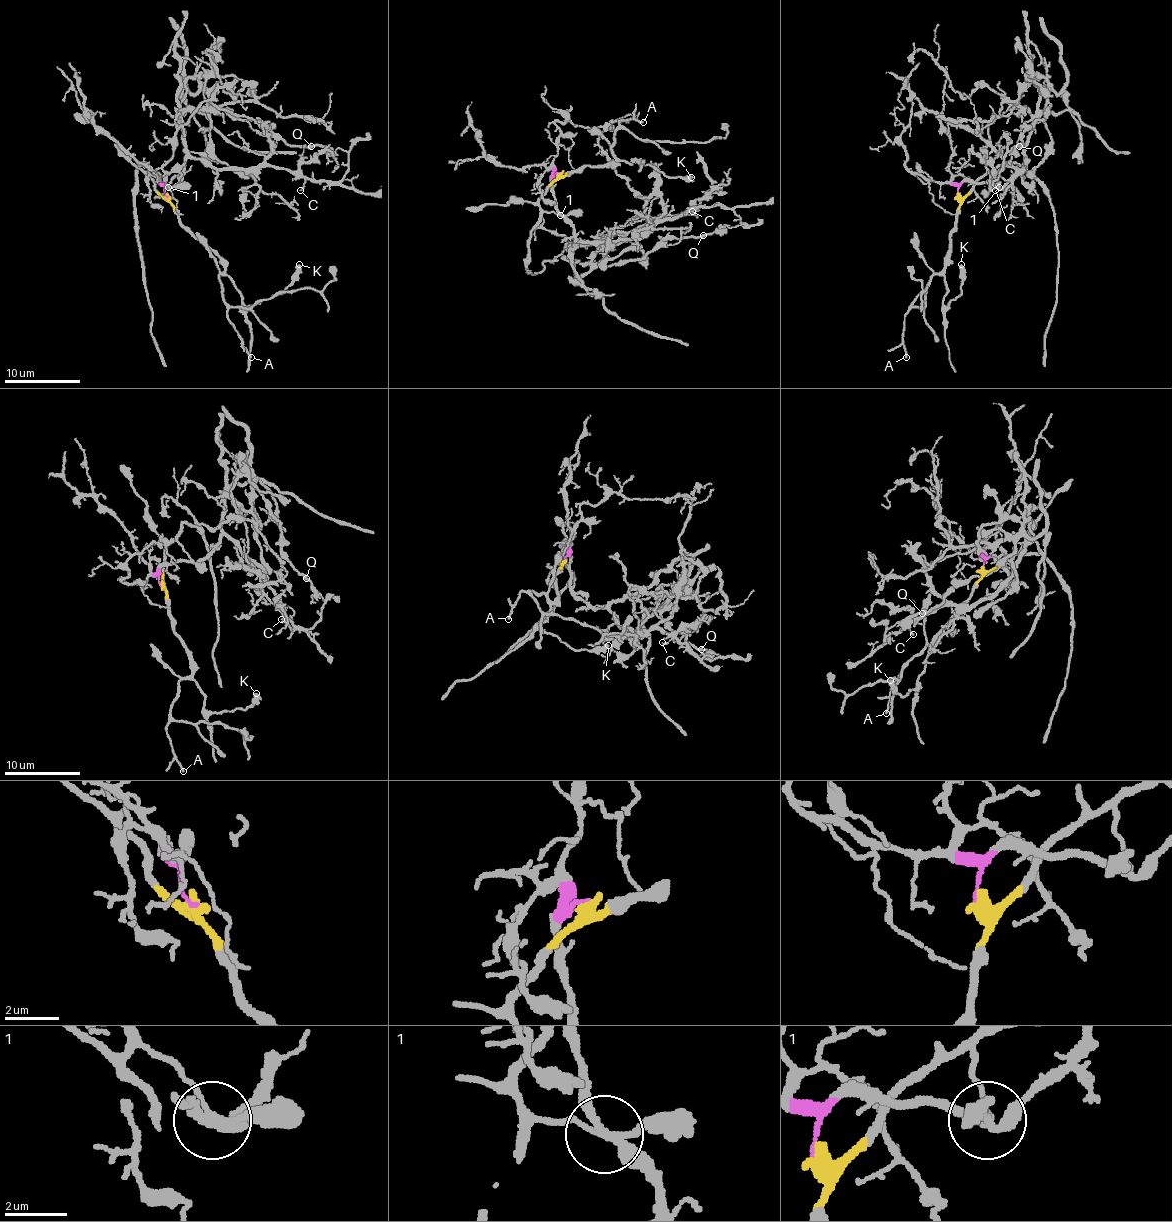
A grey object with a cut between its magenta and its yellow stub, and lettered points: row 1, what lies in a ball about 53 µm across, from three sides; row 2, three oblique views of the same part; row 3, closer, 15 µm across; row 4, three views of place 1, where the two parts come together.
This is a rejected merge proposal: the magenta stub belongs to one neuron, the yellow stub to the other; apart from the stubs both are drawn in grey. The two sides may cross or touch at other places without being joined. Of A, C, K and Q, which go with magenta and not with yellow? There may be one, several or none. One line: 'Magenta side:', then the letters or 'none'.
Magenta side: C, Q

